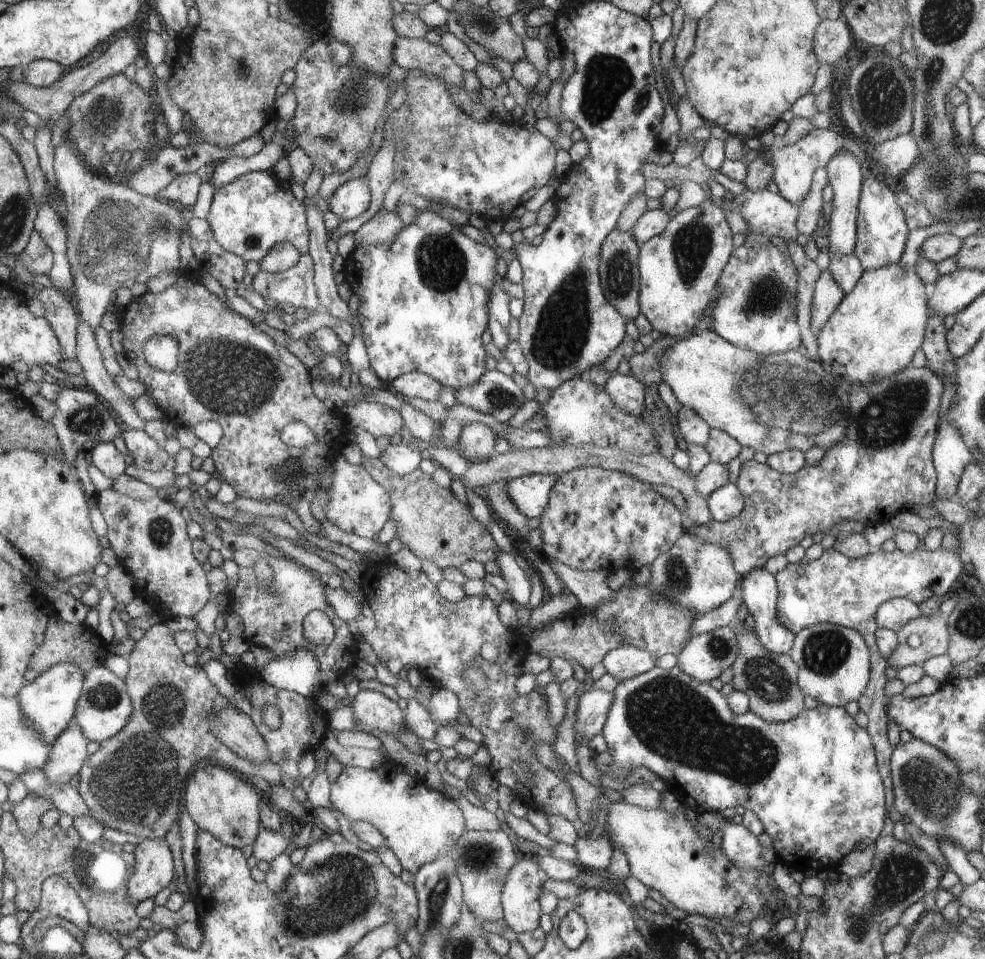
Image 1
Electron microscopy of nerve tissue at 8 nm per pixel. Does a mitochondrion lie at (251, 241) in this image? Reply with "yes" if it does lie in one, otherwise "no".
yes

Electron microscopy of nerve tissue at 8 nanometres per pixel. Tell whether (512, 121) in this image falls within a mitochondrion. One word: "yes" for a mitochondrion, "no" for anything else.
no

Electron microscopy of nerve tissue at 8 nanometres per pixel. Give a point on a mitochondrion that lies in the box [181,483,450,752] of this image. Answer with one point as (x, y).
(416, 524)

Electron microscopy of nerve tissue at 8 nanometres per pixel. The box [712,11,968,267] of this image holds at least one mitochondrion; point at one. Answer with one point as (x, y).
(880, 96)

